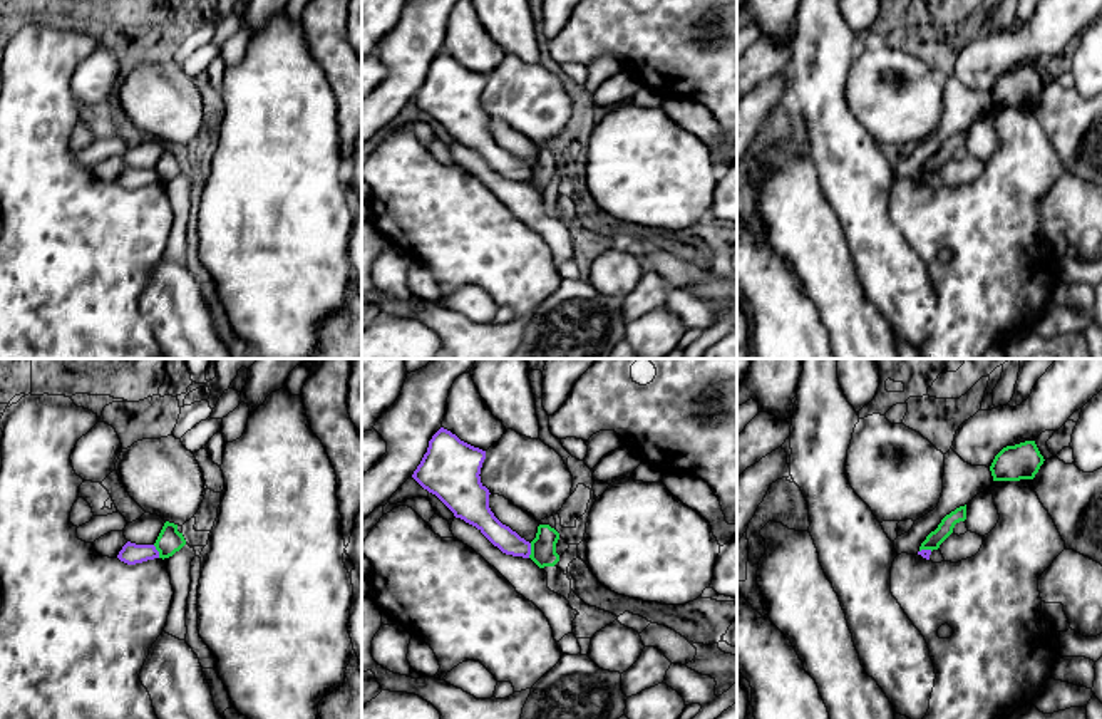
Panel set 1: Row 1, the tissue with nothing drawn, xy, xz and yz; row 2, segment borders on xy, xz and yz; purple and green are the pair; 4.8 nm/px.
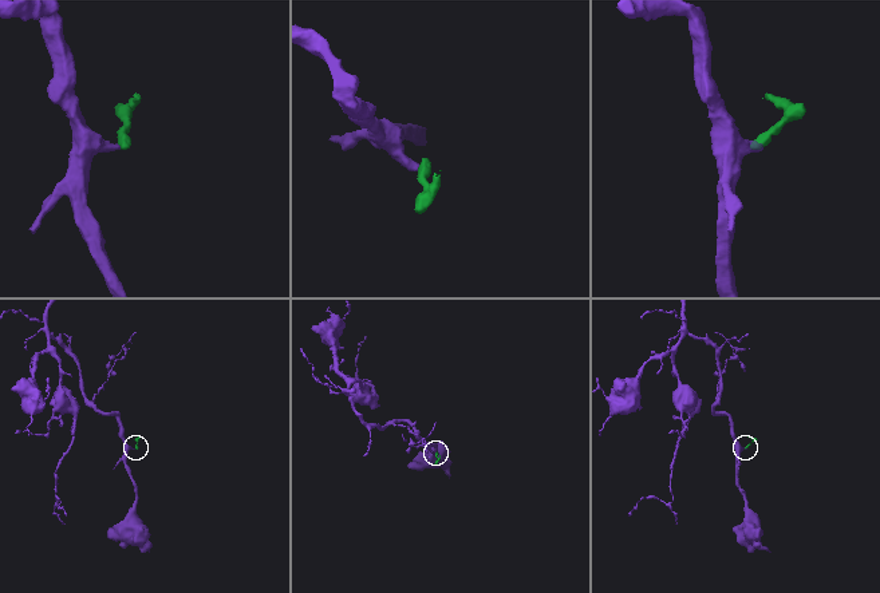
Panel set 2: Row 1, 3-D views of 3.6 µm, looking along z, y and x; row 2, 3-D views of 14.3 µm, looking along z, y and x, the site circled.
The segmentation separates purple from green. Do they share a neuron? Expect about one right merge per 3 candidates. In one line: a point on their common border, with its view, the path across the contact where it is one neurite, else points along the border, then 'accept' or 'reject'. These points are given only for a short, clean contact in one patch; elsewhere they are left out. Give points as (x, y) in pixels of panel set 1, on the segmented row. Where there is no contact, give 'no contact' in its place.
xz (530, 550) | along xz (531, 543), (528, 557) | reject

